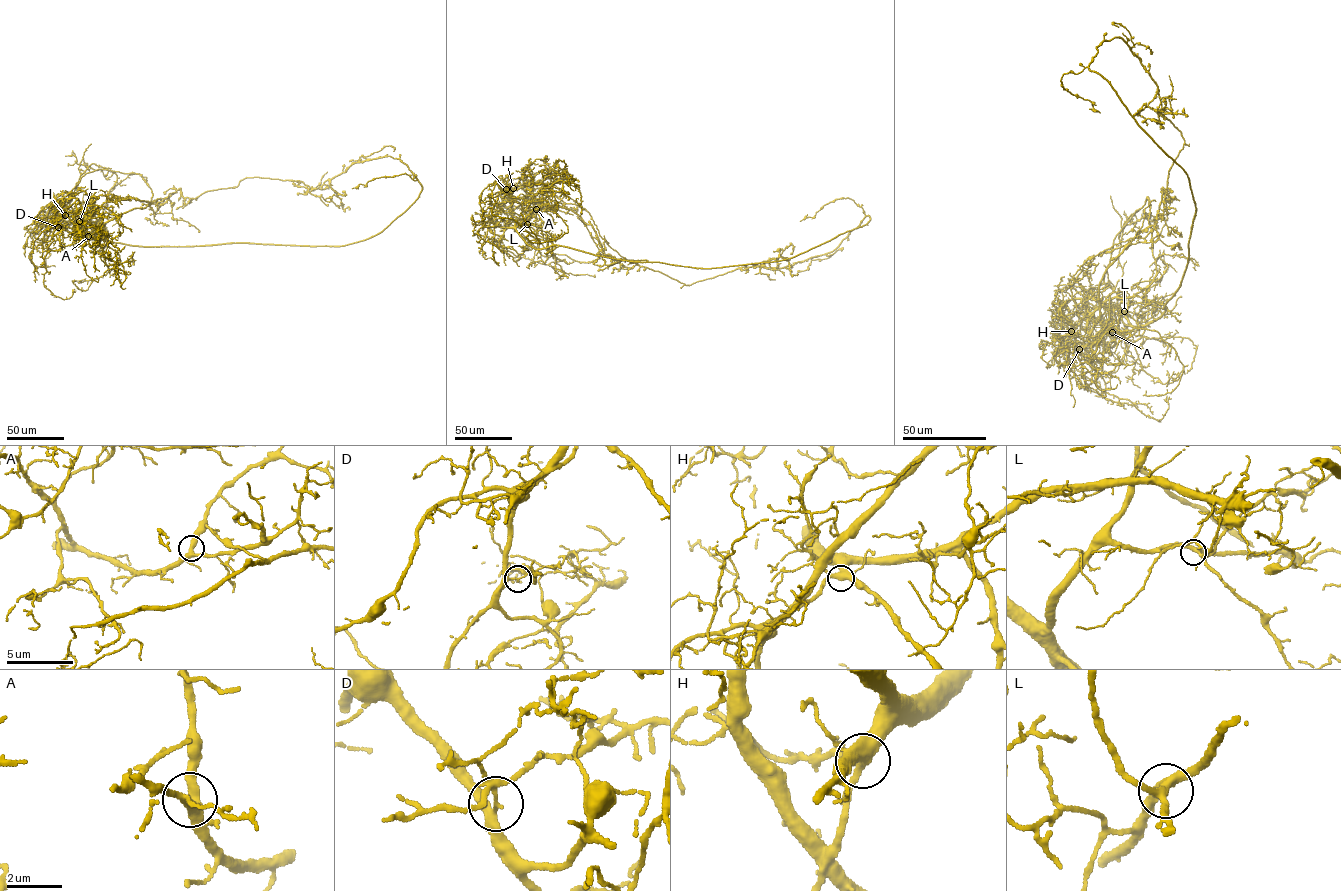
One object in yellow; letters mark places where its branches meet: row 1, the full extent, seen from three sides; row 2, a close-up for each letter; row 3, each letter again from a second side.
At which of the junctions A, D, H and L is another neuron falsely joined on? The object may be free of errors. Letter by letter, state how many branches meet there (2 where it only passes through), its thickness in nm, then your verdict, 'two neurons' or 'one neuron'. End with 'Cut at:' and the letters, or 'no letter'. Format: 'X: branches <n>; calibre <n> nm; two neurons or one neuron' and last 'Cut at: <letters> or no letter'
A: branches 4; calibre 340 nm; one neuron
D: branches 4; calibre 130 nm; two neurons
H: branches 4; calibre 440 nm; one neuron
L: branches 4; calibre 300 nm; one neuron
Cut at: D

